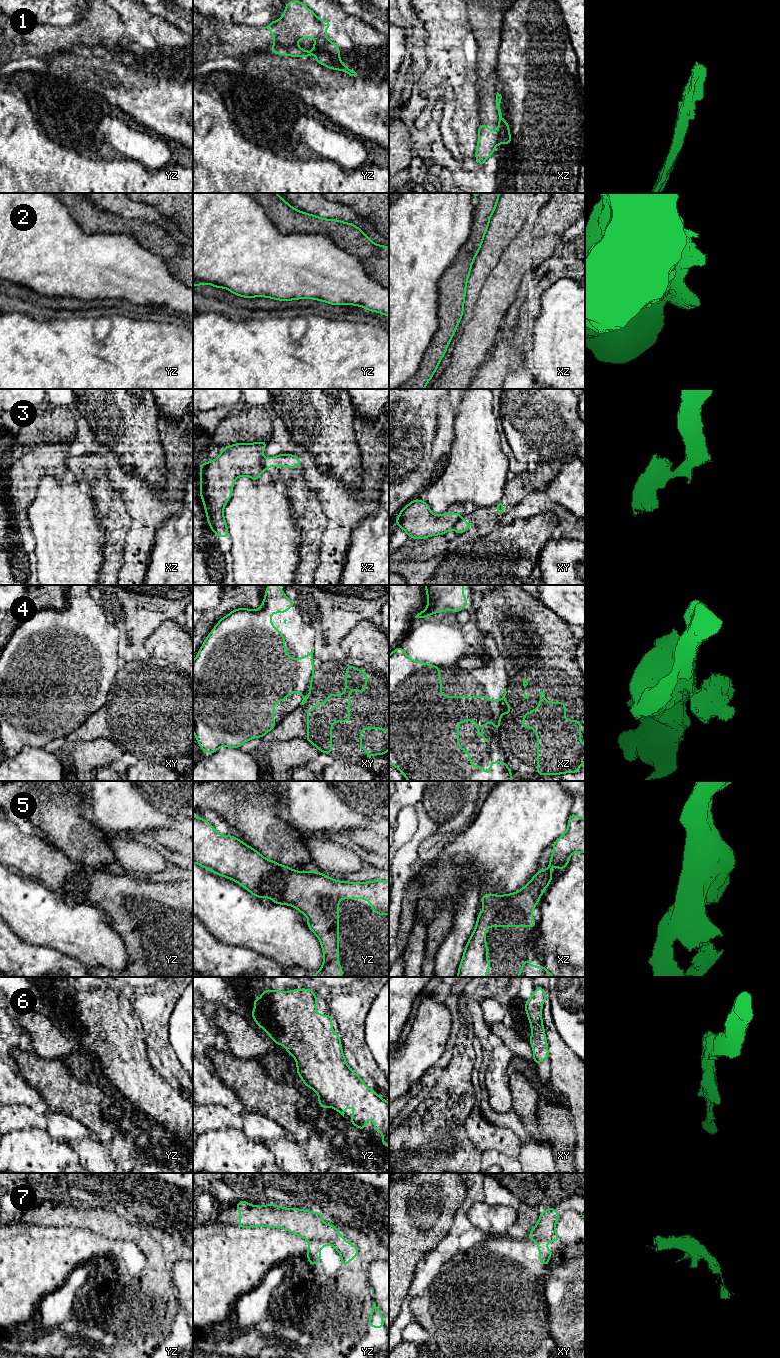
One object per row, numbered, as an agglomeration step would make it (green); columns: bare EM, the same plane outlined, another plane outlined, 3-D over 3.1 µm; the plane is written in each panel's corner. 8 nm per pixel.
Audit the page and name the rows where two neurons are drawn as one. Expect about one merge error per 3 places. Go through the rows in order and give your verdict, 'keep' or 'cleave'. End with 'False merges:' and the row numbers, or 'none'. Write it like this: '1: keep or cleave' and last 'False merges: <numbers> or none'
1: keep
2: cleave
3: cleave
4: cleave
5: keep
6: keep
7: keep
False merges: 2, 3, 4

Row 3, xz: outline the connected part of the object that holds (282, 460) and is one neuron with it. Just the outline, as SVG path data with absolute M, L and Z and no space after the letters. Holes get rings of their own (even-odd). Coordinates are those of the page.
M279 454L275 457L268 457L262 460L263 470L269 471L269 466L277 467L299 467L301 462L298 456L291 454Z

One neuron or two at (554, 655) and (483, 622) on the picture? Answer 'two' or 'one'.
one

